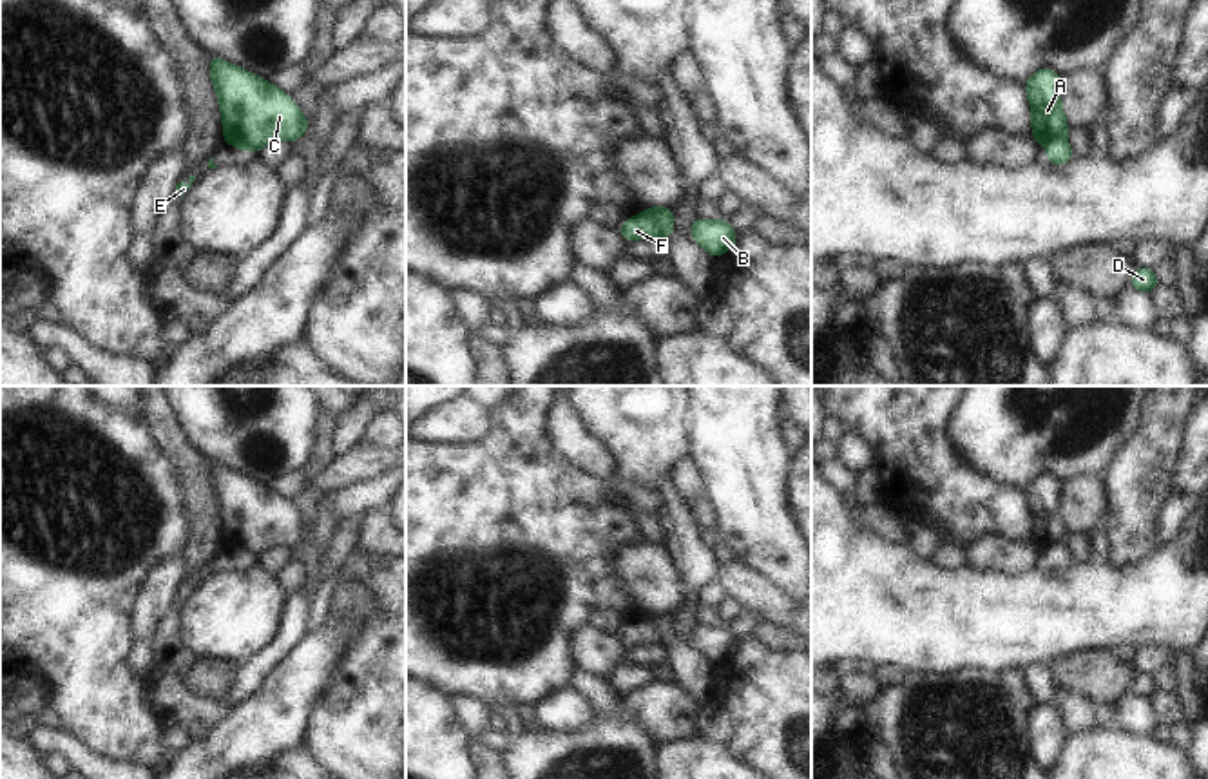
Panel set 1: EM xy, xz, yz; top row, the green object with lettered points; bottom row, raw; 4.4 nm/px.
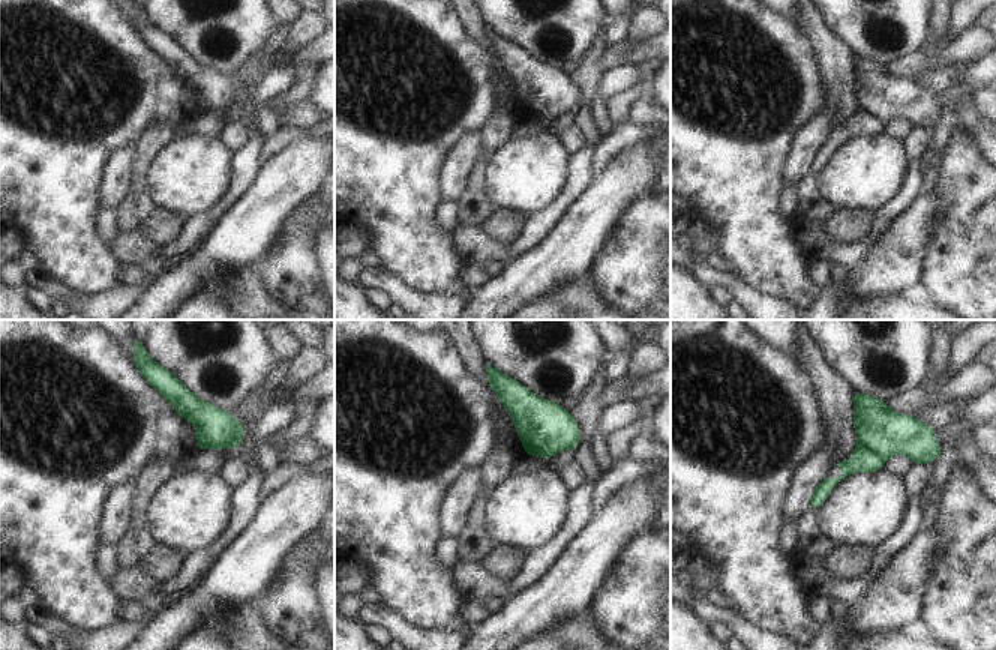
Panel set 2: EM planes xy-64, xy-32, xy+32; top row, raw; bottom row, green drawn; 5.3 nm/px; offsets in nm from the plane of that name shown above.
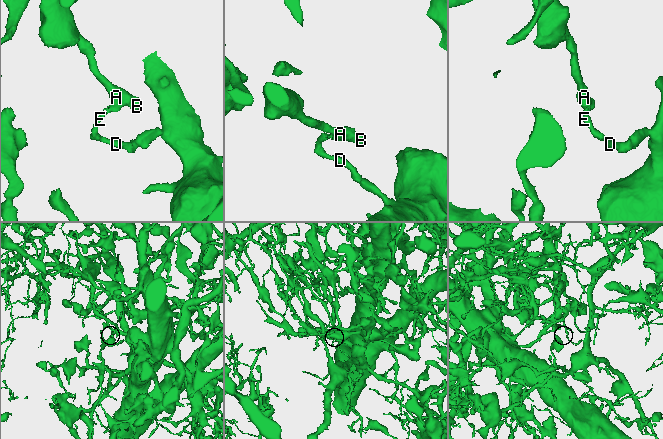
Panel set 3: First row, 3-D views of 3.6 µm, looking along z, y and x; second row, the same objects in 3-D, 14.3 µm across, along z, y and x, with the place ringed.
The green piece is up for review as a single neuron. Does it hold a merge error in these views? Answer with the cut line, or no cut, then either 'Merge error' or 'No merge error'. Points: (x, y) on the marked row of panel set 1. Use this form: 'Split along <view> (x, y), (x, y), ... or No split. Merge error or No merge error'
Split along xy (227, 134), (249, 144), (256, 151). Merge error.

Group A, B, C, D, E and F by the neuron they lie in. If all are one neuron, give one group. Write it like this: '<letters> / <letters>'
A B C / D E F

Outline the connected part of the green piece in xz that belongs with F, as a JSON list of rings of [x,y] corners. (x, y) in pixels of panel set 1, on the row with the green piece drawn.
[[[641,214],[627,219],[618,232],[628,243],[632,239],[657,237],[659,226],[652,216]]]

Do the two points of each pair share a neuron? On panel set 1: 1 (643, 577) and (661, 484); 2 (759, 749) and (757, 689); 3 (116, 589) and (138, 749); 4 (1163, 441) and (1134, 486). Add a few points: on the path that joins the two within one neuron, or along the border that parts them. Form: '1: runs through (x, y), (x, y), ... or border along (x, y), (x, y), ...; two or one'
1: border along (661, 544), (681, 582); two
2: runs through (759, 734), (759, 703); one
3: runs through (107, 629), (107, 709); one
4: runs through (1152, 452), (1141, 475); one

